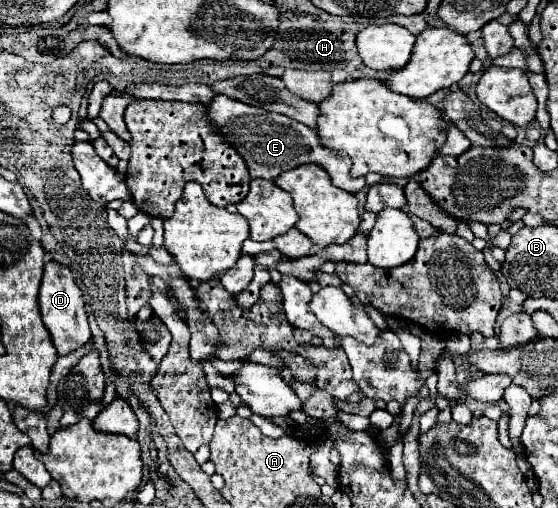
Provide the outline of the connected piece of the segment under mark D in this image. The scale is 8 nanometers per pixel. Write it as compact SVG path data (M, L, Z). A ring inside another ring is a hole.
M50 261L44 265L44 275L42 275L42 285L38 293L38 303L40 303L40 313L46 329L52 335L52 343L60 355L66 355L78 347L82 347L90 339L90 327L88 327L88 313L84 309L84 297L82 289L78 287L74 273L56 261Z

